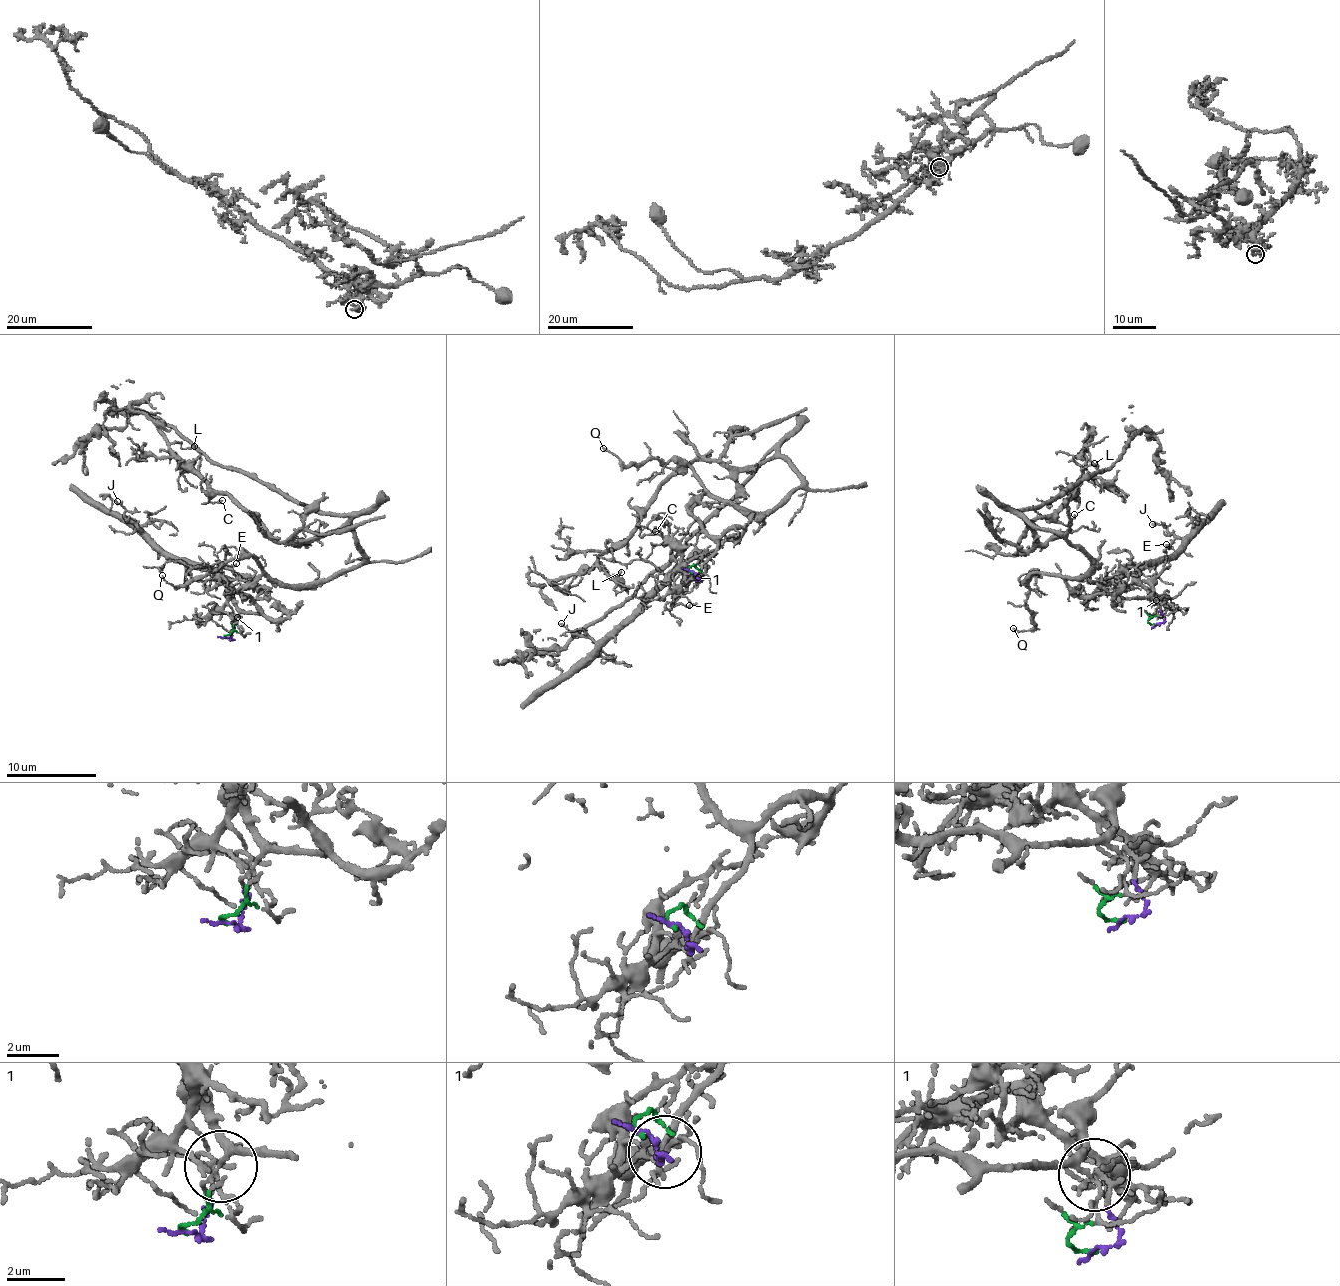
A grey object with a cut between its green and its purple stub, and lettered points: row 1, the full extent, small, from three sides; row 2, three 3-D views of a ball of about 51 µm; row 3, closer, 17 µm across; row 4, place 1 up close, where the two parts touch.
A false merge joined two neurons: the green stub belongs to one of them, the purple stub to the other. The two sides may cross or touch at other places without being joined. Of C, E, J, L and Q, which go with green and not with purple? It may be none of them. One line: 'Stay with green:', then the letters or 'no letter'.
Stay with green: C, E, L, Q

